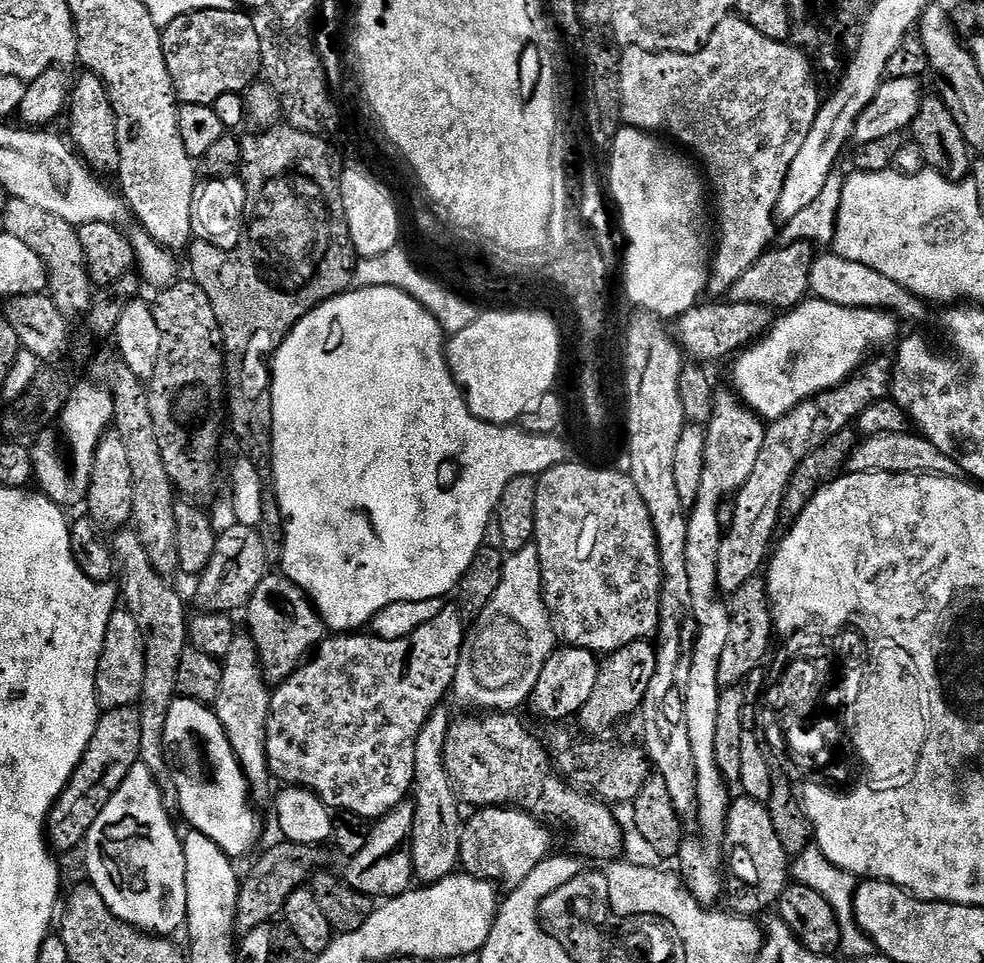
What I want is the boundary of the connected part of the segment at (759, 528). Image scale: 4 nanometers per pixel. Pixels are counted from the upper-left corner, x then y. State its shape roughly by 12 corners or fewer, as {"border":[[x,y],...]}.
{"border":[[893,365],[767,425],[735,493],[716,586],[736,592],[765,567],[786,486],[802,458],[889,395]]}

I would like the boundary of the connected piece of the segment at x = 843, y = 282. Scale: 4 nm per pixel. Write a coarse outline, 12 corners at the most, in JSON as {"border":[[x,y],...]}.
{"border":[[835,252],[817,255],[809,291],[847,308],[920,322],[927,303]]}

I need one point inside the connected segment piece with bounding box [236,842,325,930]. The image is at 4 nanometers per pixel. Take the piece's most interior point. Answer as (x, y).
(286, 867)

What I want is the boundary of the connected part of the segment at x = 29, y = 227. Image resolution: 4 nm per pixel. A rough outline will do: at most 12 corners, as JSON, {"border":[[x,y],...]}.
{"border":[[9,199],[3,231],[42,258],[50,295],[87,313],[94,285],[77,225]]}

